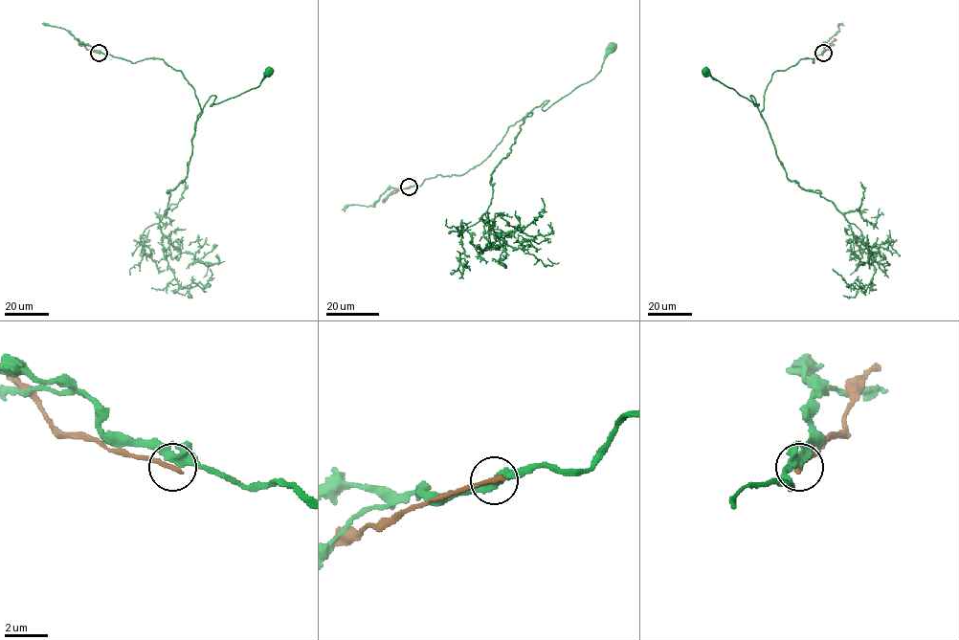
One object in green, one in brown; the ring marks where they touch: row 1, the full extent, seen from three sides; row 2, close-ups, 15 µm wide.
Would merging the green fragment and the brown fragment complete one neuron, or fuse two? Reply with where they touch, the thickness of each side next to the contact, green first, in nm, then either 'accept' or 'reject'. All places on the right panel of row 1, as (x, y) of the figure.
(823, 53) | 280/240 nm | reject

